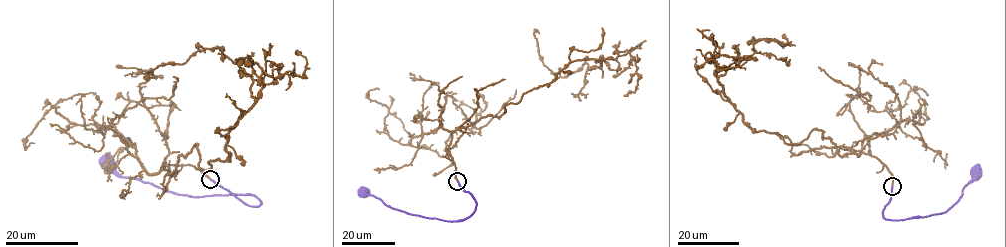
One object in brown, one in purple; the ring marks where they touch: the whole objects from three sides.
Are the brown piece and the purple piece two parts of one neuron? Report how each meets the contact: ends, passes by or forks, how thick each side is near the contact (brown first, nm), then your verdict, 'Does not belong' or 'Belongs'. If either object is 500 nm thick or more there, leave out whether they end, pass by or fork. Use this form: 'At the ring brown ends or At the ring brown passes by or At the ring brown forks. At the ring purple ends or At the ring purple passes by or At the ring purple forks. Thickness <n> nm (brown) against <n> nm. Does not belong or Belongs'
At the ring brown ends. At the ring purple ends. Thickness 200 nm (brown) against 220 nm. Belongs

